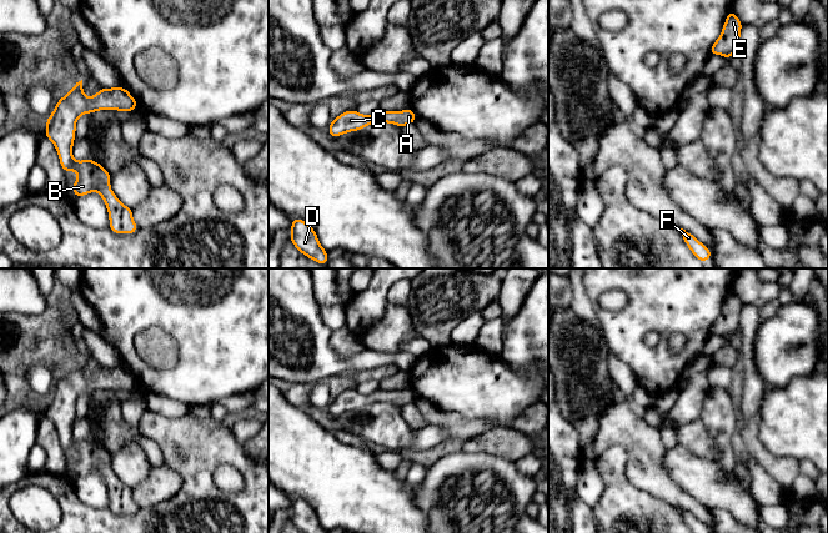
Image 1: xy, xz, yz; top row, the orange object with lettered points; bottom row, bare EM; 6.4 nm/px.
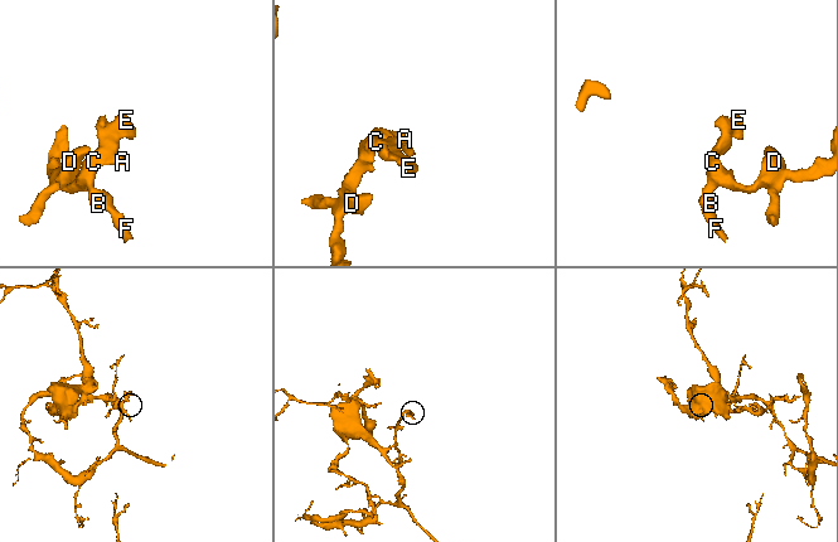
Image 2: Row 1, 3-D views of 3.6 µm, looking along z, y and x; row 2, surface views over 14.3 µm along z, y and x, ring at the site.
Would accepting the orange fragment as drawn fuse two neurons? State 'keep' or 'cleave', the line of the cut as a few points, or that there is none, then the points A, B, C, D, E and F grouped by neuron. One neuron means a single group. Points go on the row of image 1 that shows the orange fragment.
keep; cut none; groups A B C D E F

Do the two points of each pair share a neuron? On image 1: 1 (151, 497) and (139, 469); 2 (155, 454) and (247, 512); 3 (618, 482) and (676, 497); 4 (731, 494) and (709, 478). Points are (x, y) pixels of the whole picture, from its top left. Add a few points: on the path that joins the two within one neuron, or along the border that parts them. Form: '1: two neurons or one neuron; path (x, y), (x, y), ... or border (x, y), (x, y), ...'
1: two neurons; border (151, 466), (147, 474), (133, 489)
2: two neurons; border (144, 437), (147, 437), (157, 446), (164, 462)
3: two neurons; border (647, 491), (666, 499), (672, 506)
4: one neuron; path (726, 492), (714, 483)

